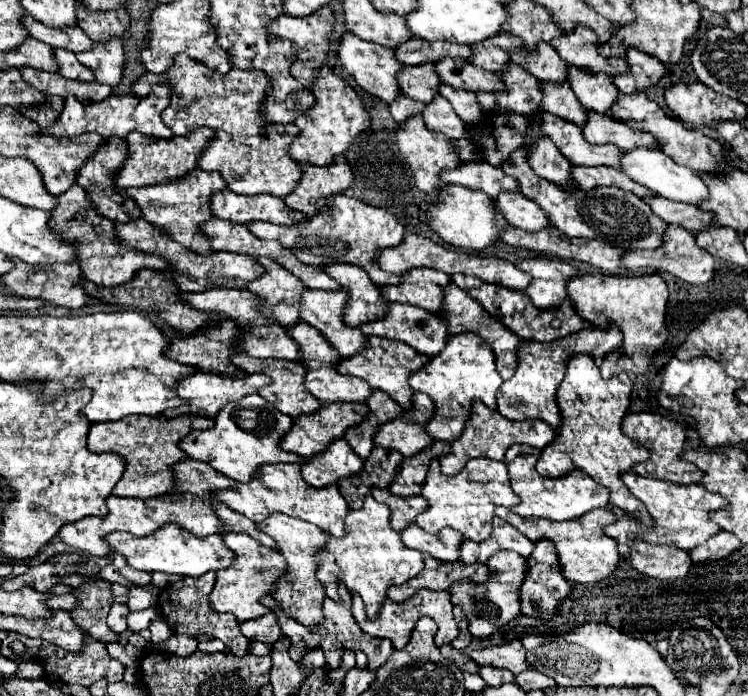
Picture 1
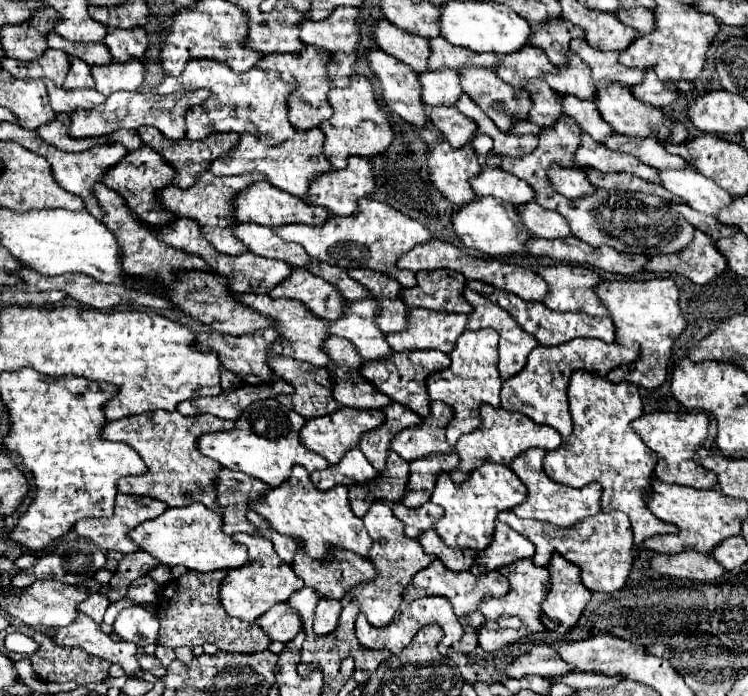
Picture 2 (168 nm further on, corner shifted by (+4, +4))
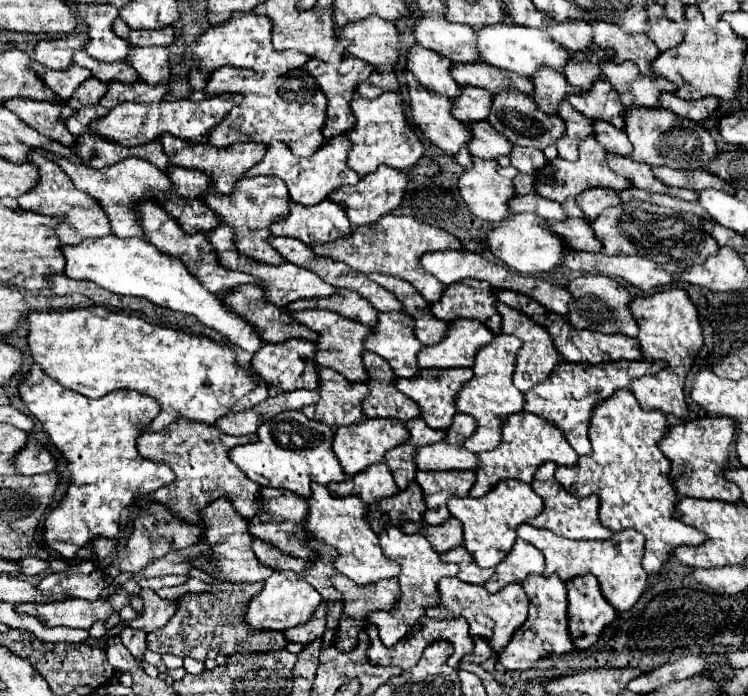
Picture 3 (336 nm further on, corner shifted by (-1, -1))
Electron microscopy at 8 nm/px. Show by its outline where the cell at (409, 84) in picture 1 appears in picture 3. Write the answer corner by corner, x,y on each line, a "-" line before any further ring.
463,84
459,88
461,96
453,100
453,116
465,124
485,120
493,102
493,94
485,92
483,88
473,88
469,84

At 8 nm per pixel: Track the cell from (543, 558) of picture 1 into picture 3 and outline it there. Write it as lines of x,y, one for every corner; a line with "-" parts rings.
585,574
565,582
567,586
567,618
569,634
577,648
589,648
597,642
601,630
613,622
615,608
601,596
597,578

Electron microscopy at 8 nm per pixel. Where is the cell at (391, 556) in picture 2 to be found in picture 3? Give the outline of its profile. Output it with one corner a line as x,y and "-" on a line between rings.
385,528
385,532
381,532
381,536
379,536
379,542
381,542
385,556
401,566
401,572
397,576
399,588
401,588
401,600
397,600
393,612
369,614
369,622
379,628
379,638
387,646
393,646
399,638
403,638
409,630
413,630
417,620
425,614
427,606
437,604
437,582
443,576
455,576
457,564
439,560
439,554
431,548
431,544
425,540
425,536
405,534
399,528

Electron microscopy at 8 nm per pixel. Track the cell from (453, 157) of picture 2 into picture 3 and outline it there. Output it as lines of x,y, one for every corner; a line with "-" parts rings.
473,158
473,168
459,176
457,186
463,202
477,218
501,222
509,214
507,202
515,190
511,180
497,172
495,160

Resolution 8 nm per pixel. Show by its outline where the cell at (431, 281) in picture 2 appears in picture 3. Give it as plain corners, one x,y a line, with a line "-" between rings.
459,280
457,284
445,286
441,300
433,302
429,308
433,316
441,320
473,318
481,320
493,334
501,332
501,316
493,306
493,288
481,280

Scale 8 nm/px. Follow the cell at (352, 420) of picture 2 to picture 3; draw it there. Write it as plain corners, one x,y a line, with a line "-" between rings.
365,418
361,424
351,424
349,428
337,428
333,434
333,452
341,462
341,468
347,476
353,476
375,462
383,462
387,450
403,444
409,432
399,420
369,420

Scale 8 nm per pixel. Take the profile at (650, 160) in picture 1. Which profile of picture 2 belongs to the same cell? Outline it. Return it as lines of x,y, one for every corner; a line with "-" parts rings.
694,169
660,171
660,183
692,209
716,217
732,203
732,195

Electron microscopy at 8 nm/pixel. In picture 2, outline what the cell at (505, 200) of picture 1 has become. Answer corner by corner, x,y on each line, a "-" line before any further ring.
528,203
526,207
520,207
520,215
524,215
524,223
528,223
528,229
536,237
566,239
572,235
568,221
560,213
544,209
538,203

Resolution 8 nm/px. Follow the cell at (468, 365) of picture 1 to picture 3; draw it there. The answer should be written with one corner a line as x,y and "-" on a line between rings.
509,334
493,336
493,340
489,344
485,344
485,348
481,348
481,352
477,352
477,360
473,364
473,378
457,394
457,400
455,400
457,412
469,414
477,420
475,432
465,440
465,448
469,452
477,454
477,452
493,450
501,440
503,418
523,410
523,402
525,402
523,394
511,382
515,354
517,354
519,346
521,346
521,340
517,340
515,336
509,336

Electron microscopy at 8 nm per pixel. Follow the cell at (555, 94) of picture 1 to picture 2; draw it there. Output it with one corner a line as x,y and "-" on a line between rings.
564,99
564,111
570,115
584,133
588,133
594,141
602,143
608,135
612,135
612,127
602,119
596,103
584,103
580,99

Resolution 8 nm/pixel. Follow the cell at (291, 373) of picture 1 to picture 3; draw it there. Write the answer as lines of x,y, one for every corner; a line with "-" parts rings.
319,368
319,386
317,392
321,400
317,404
305,406
301,412
317,422
339,428
357,424
363,420
361,400
367,396
367,384
345,380
341,374
331,368

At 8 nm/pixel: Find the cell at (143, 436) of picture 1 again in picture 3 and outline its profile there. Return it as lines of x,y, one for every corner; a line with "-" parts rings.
180,418
177,422
169,424
165,430
155,434
141,434
137,438
137,450
145,460
159,460
169,464
169,468
175,472
175,482
159,488
151,494
145,494
145,498
153,498
155,502
163,504
171,514
177,518
183,518
187,522
197,524
199,522
199,510
207,506
209,502
217,498
229,498
235,512
243,518
251,518
259,512
259,484
251,482
227,456
229,448
237,444
255,442
257,436
229,436
221,430
213,428
211,424
203,422
191,422

